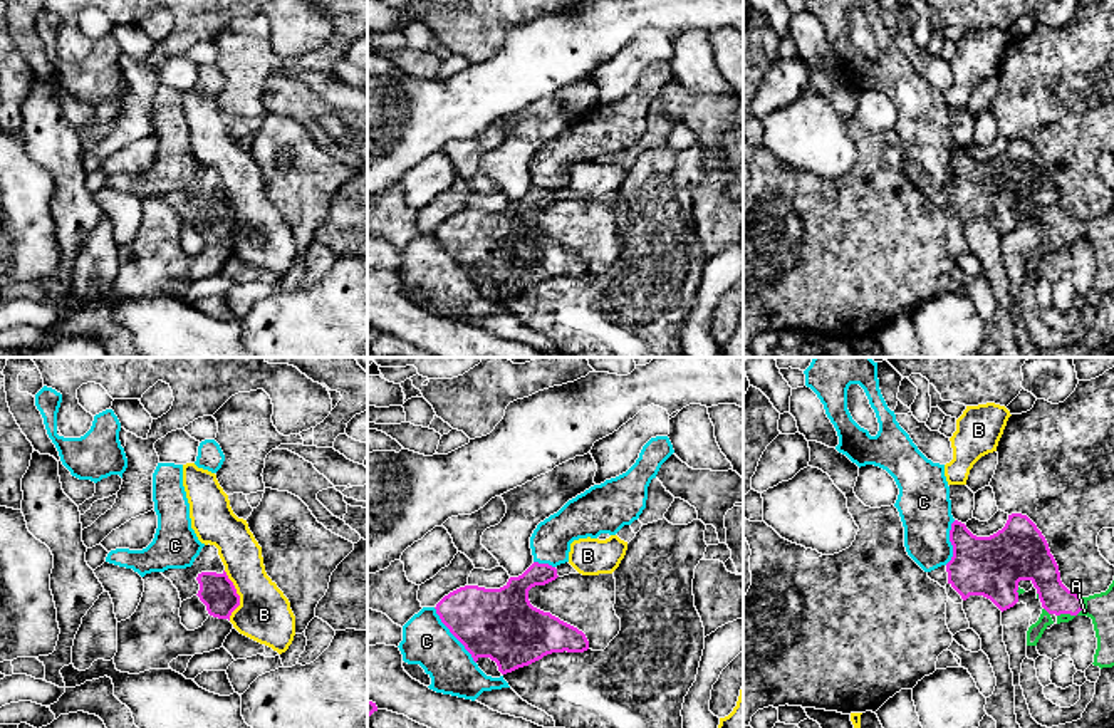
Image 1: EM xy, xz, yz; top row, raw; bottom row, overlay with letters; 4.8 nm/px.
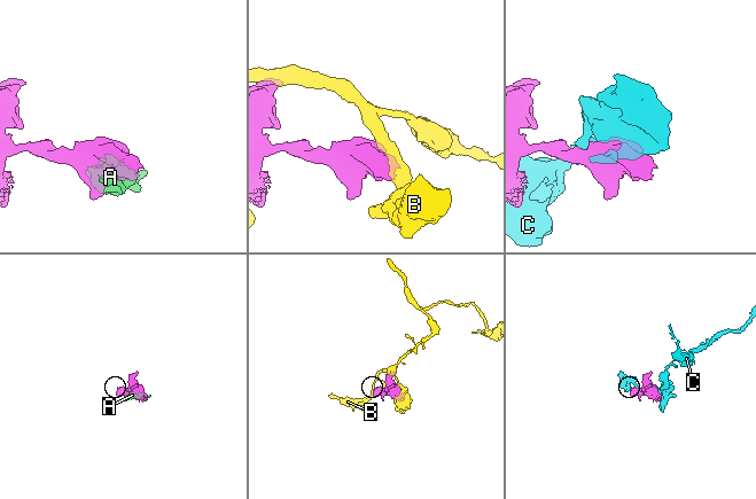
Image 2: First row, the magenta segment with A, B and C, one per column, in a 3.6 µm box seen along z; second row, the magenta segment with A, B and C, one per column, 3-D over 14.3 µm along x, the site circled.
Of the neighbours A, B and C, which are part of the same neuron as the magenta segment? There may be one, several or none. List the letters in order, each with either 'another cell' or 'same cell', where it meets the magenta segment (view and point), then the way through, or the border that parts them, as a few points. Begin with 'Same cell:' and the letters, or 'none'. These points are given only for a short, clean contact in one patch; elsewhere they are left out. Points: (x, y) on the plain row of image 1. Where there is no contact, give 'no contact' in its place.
Same cell: A
A: same cell; contact yz (1072, 239)
B: another cell; contact xy (239, 220); border xy (223, 195), (239, 220), (239, 230), (230, 244)
C: another cell; contact xz (453, 259)

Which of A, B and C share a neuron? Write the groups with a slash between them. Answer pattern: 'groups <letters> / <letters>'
groups A / B / C

